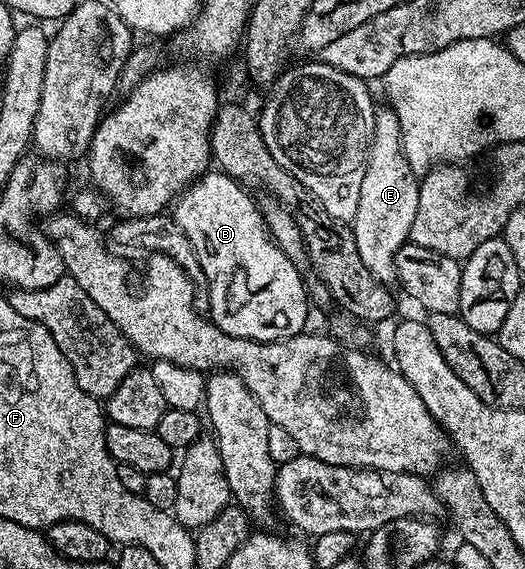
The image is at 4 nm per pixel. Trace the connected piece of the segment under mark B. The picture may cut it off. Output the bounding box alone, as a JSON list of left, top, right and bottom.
[172,169,311,343]

